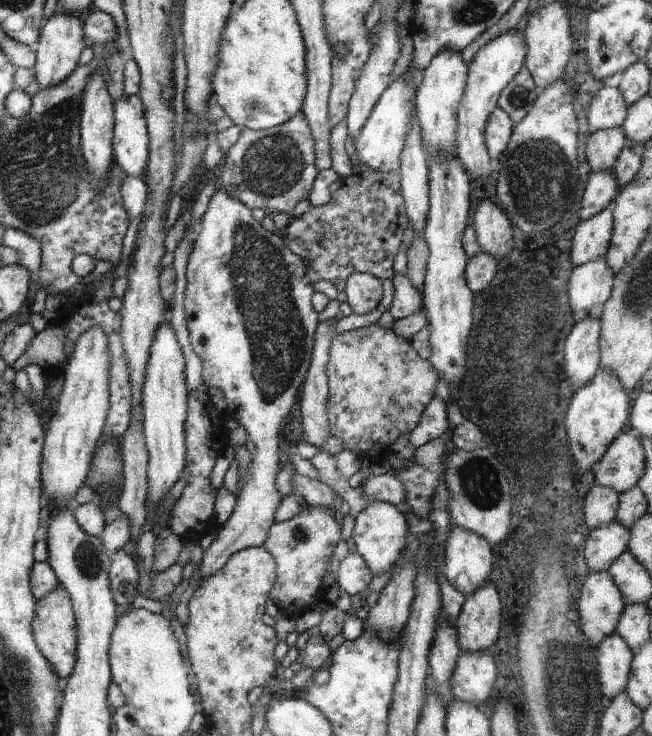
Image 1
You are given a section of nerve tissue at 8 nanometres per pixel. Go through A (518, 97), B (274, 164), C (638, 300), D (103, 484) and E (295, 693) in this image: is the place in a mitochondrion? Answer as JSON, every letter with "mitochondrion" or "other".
{"A":"mitochondrion","B":"mitochondrion","C":"mitochondrion","D":"mitochondrion","E":"other"}

